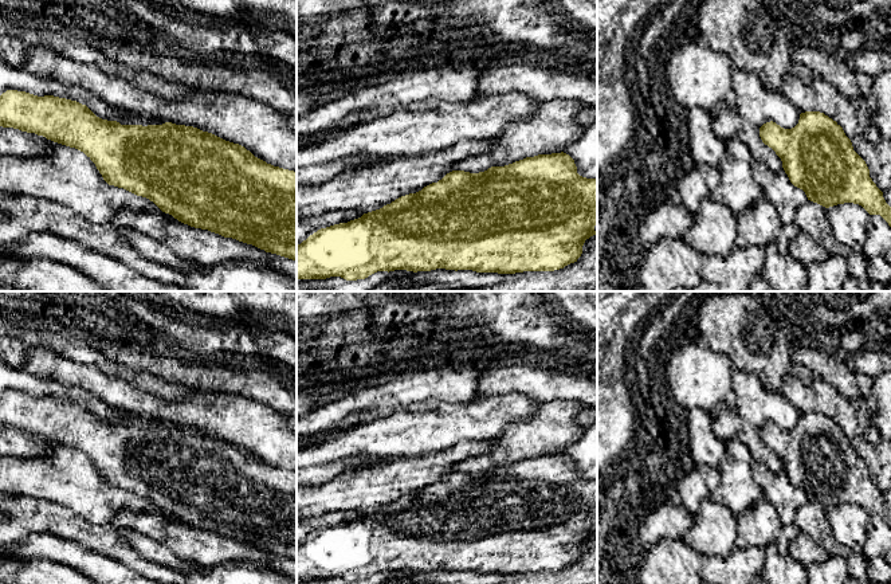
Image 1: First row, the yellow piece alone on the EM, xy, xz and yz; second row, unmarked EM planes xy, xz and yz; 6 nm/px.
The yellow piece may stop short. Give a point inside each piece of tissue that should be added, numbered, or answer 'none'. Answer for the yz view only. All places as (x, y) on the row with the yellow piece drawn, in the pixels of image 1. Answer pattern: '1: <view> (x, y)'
none

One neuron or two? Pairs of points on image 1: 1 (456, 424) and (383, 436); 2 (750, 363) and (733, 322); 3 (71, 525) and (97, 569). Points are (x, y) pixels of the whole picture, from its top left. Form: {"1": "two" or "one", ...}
{"1": "one", "2": "one", "3": "two"}

